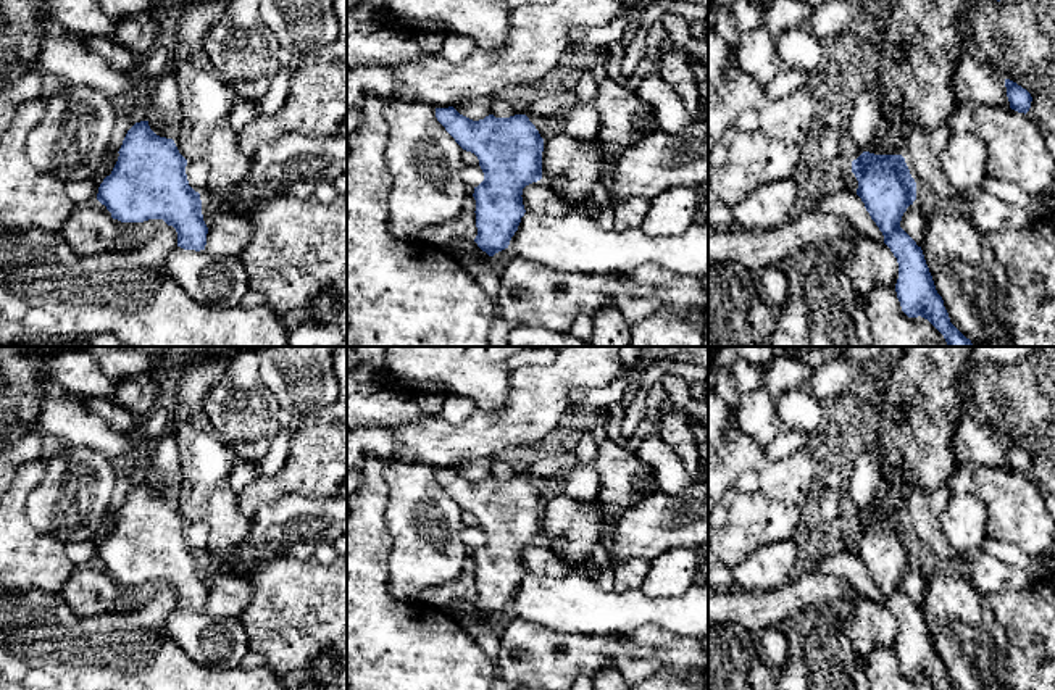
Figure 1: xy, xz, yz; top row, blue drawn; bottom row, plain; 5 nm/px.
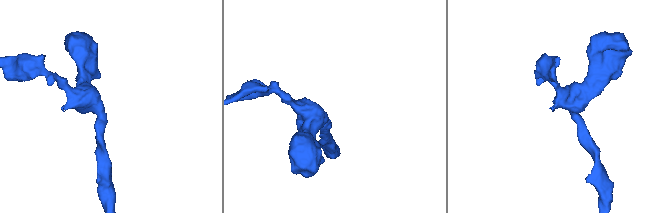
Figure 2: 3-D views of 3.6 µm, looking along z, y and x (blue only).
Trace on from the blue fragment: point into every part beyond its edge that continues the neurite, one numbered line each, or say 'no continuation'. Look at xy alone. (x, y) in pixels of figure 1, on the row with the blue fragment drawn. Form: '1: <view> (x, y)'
no continuation

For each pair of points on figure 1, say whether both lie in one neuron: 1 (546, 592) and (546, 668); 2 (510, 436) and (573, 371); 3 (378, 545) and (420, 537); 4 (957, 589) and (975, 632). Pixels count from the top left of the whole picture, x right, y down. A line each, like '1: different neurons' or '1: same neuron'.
1: different neurons
2: same neuron
3: different neurons
4: same neuron

